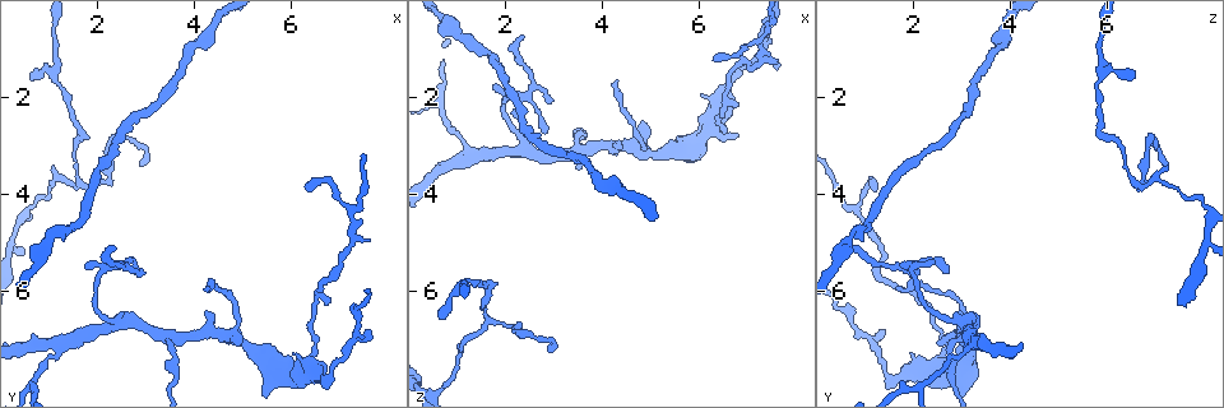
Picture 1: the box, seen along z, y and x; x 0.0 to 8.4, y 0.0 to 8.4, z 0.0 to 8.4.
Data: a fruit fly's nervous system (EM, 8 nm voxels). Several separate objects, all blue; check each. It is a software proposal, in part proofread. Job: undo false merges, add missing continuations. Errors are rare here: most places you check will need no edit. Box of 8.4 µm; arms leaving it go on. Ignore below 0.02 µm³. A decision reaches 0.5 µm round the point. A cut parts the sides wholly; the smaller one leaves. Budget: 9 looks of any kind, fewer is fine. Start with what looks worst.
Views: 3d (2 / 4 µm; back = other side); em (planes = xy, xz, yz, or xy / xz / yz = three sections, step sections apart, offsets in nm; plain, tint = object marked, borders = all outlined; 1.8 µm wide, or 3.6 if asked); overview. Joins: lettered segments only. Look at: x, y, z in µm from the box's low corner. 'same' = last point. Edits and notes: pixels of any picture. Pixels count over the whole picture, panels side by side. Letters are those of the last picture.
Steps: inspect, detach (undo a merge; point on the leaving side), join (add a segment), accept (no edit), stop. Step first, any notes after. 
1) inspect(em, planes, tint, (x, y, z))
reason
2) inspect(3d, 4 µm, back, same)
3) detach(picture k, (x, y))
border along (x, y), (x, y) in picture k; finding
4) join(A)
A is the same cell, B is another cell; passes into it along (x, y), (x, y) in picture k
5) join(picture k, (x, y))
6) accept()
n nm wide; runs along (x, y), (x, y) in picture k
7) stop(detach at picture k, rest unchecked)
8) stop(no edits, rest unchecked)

inspect(em, planes, borders, (0.70, 1.65, 6.50))
an open end

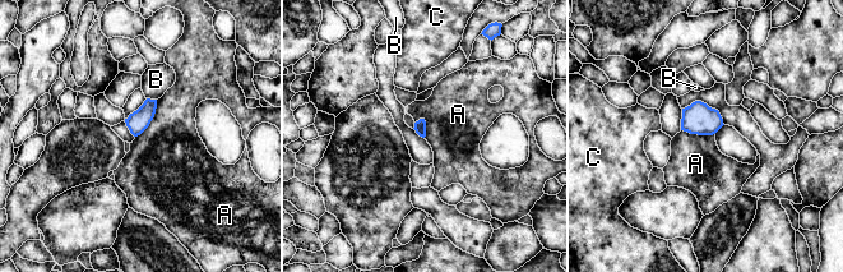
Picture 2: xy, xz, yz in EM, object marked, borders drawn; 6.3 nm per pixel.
accept()
A, B and C are other cells; border along (157, 100), (153, 119), (135, 137) in picture 2; no lettered segment goes on from it

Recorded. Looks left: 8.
inspect(em, planes, borders, (1.55, 3.80, 6.75))
three arms meet

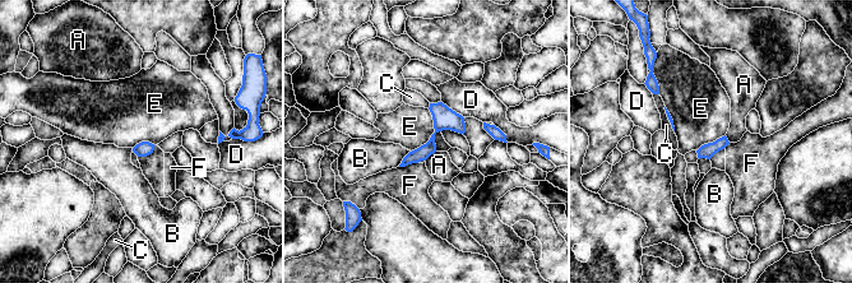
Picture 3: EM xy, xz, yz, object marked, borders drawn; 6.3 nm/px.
accept()
90 nm wide; A, B, C, D, E and F are other cells; runs along (461, 120), (447, 120), (406, 161) in picture 3; one neuron here

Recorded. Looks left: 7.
inspect(em, yz, step 4, tint, (4.90, 7.05, 2.55))

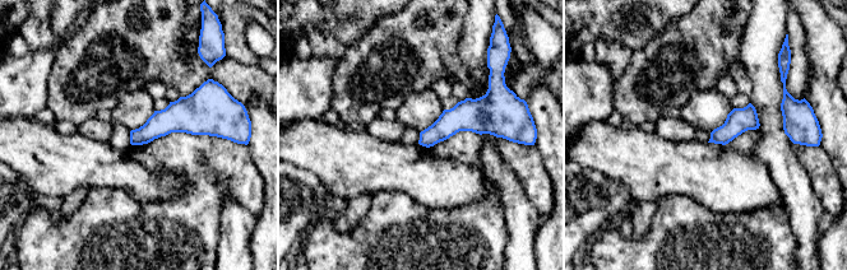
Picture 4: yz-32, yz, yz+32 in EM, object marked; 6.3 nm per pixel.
inspect(em, yz, step 4, borders, same)
what lies round it

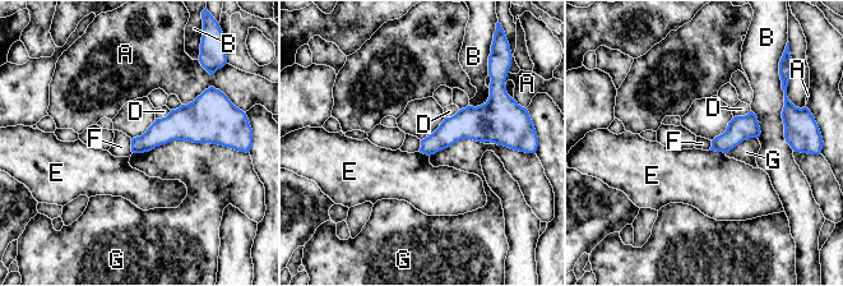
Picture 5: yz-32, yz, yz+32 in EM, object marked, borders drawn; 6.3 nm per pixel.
accept()
A, B, D, E, F and G are other cells; border along (130, 139), (130, 150), (133, 152) in picture 5; no lettered segment goes on from it

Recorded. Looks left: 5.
inspect(em, planes, borders, (2.35, 5.50, 1.95))
sharp bend

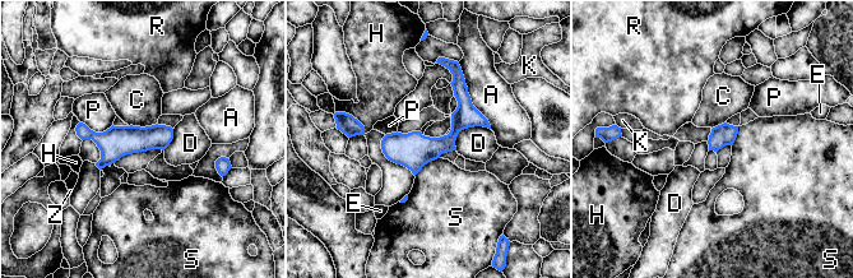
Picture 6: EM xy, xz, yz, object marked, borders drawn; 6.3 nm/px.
accept()
A, C, D, E, H, K, P, R, S and Z are other cells; runs along (455, 72), (454, 133), (392, 157) in picture 6; all the same neuron

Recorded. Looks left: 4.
stop(no edits, rest unchecked)

